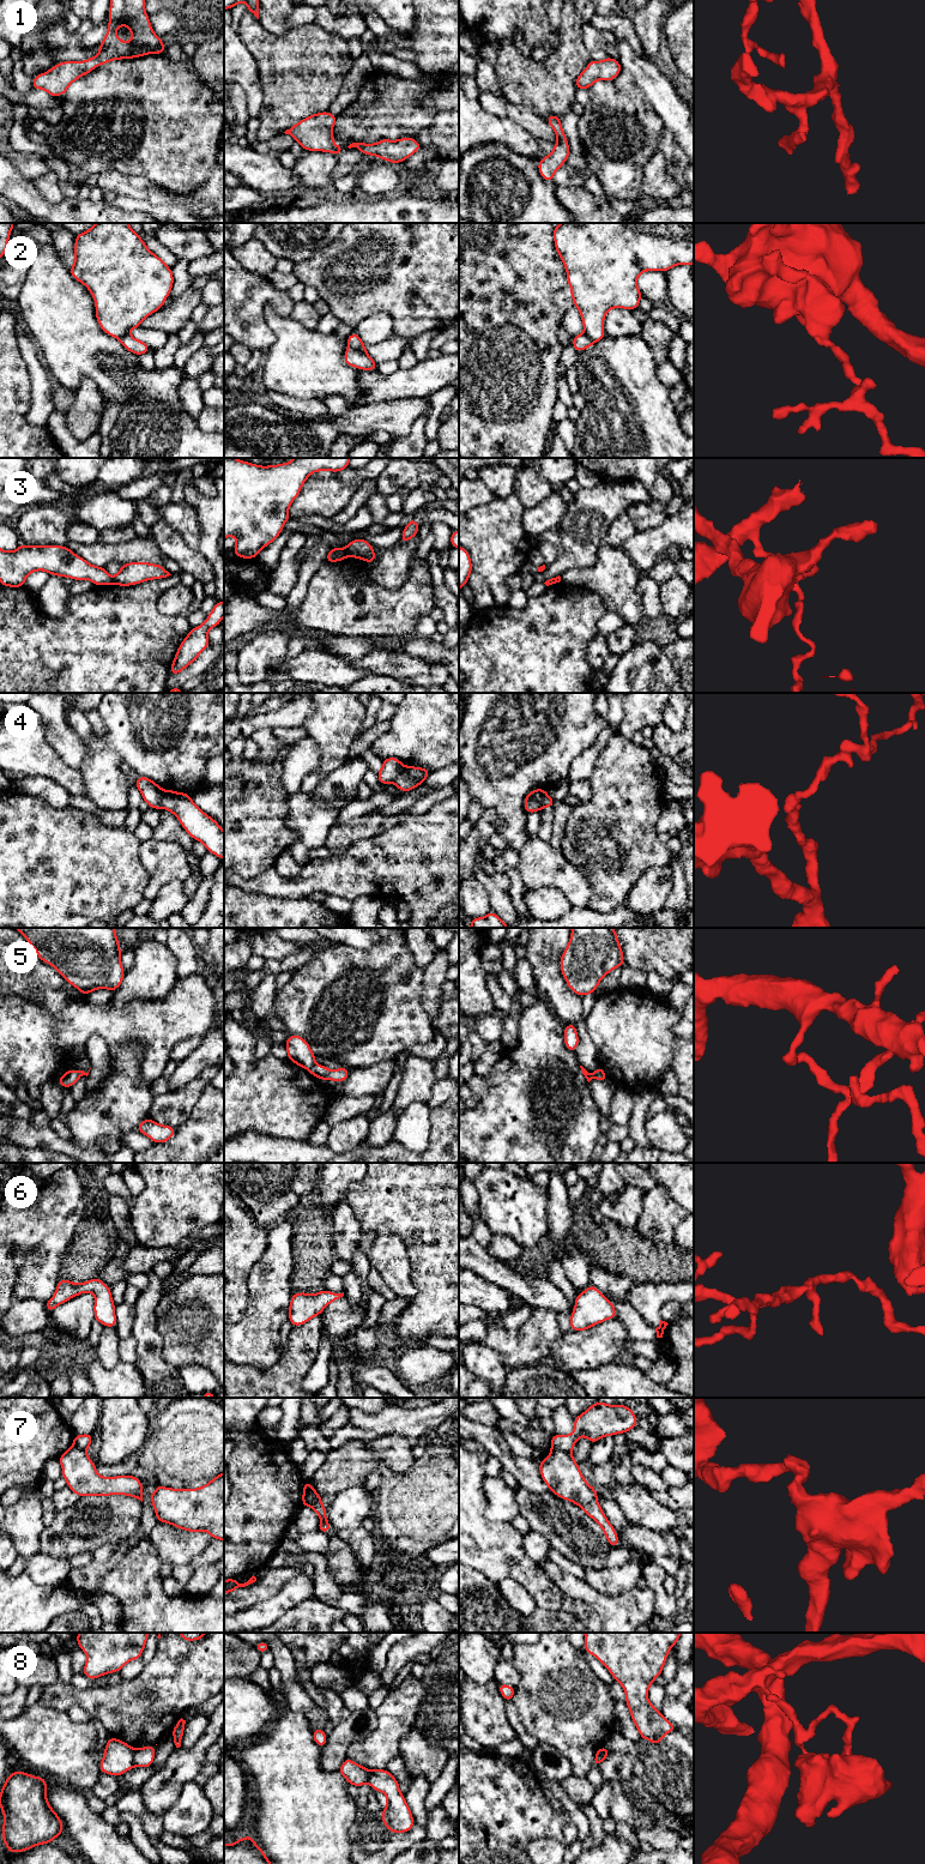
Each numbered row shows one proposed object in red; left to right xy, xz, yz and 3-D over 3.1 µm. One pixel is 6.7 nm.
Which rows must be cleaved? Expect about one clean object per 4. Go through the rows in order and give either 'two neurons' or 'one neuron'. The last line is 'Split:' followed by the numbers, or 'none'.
1: one neuron
2: two neurons
3: two neurons
4: two neurons
5: two neurons
6: one neuron
7: two neurons
8: two neurons
Split: 2, 3, 4, 5, 7, 8

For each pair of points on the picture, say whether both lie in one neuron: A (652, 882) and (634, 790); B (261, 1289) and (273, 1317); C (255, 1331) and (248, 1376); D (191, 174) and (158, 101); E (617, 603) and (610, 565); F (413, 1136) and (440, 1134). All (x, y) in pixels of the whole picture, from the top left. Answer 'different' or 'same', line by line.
A: different
B: same
C: different
D: same
E: same
F: different

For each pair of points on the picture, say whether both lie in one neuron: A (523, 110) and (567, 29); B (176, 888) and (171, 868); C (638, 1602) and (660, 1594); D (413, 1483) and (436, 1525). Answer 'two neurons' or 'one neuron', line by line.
A: two neurons
B: two neurons
C: two neurons
D: one neuron

